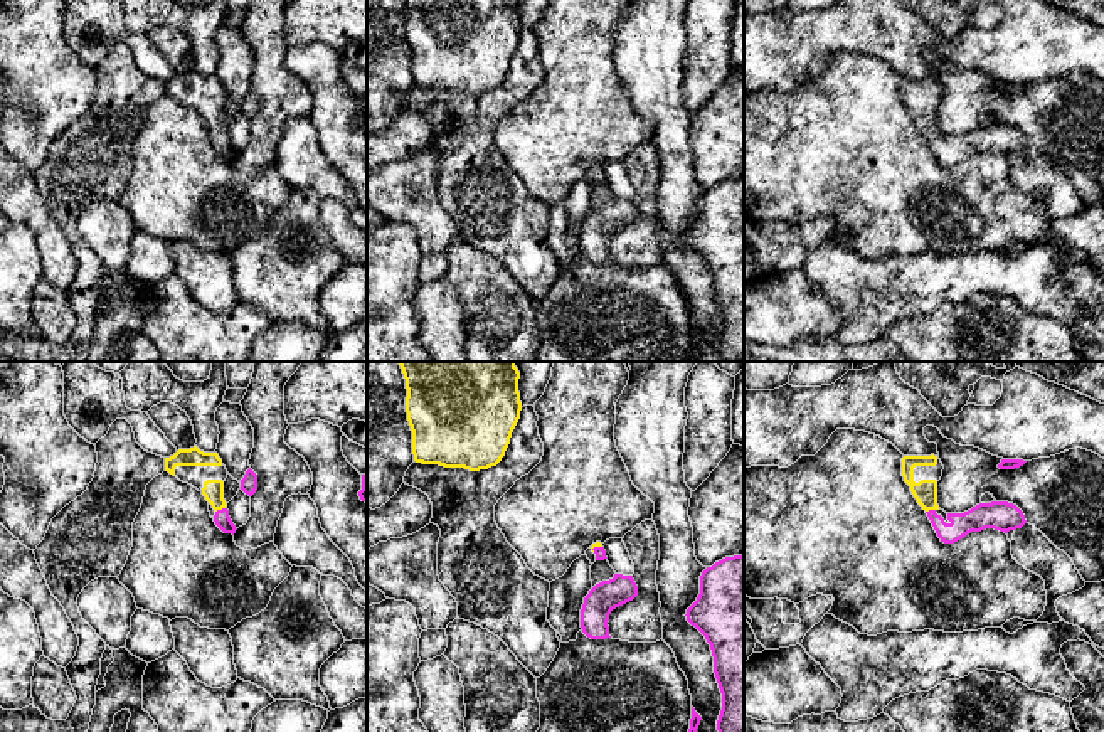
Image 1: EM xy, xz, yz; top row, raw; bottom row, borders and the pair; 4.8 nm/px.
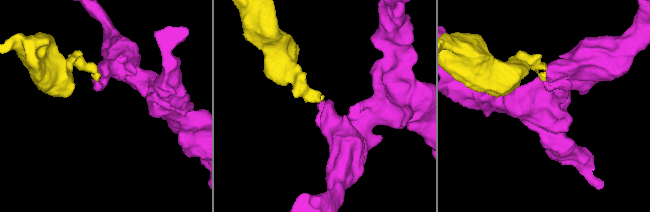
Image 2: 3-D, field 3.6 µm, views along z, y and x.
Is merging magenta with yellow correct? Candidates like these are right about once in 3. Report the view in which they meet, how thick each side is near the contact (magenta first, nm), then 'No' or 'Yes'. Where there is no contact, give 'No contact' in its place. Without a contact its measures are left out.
Touches magenta in xy. Thickness 80 nm (magenta) against 100 nm. Yes

